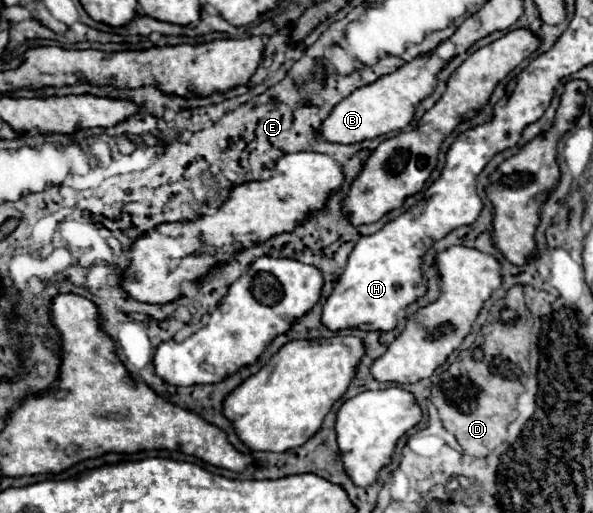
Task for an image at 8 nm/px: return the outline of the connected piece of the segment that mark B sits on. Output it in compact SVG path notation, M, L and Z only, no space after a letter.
M434 53L428 56L417 56L411 62L403 64L393 74L381 76L373 84L355 90L351 96L341 100L331 110L331 114L321 122L321 128L317 130L317 138L325 142L337 142L337 144L355 144L367 138L383 136L391 130L405 128L413 120L415 106L433 92L435 74L438 74L446 64L446 61Z

